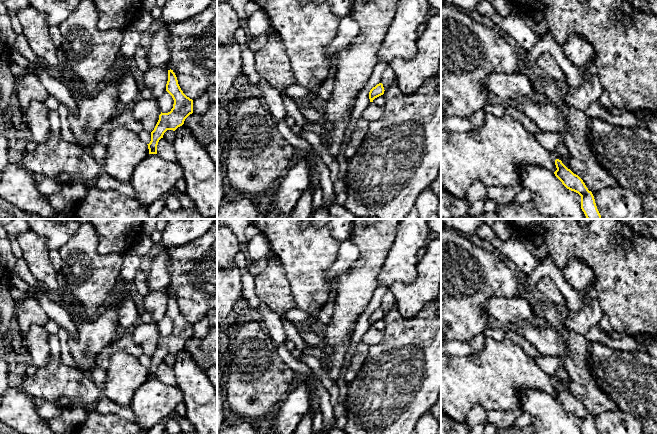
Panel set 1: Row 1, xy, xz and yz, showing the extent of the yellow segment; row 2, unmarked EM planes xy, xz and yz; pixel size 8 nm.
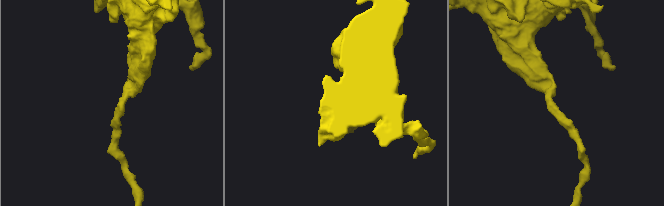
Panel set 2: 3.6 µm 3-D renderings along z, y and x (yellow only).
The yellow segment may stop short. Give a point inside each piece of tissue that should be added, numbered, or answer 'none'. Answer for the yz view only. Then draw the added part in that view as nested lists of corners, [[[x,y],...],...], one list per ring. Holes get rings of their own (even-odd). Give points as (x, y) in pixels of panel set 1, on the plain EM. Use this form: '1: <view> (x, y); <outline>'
none

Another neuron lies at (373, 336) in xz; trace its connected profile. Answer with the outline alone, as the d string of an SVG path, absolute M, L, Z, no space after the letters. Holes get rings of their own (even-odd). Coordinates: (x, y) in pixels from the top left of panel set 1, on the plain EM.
M371 326L364 334L362 338L362 342L369 346L377 345L383 339L383 335L384 335L384 331L380 331L374 328L373 326Z

